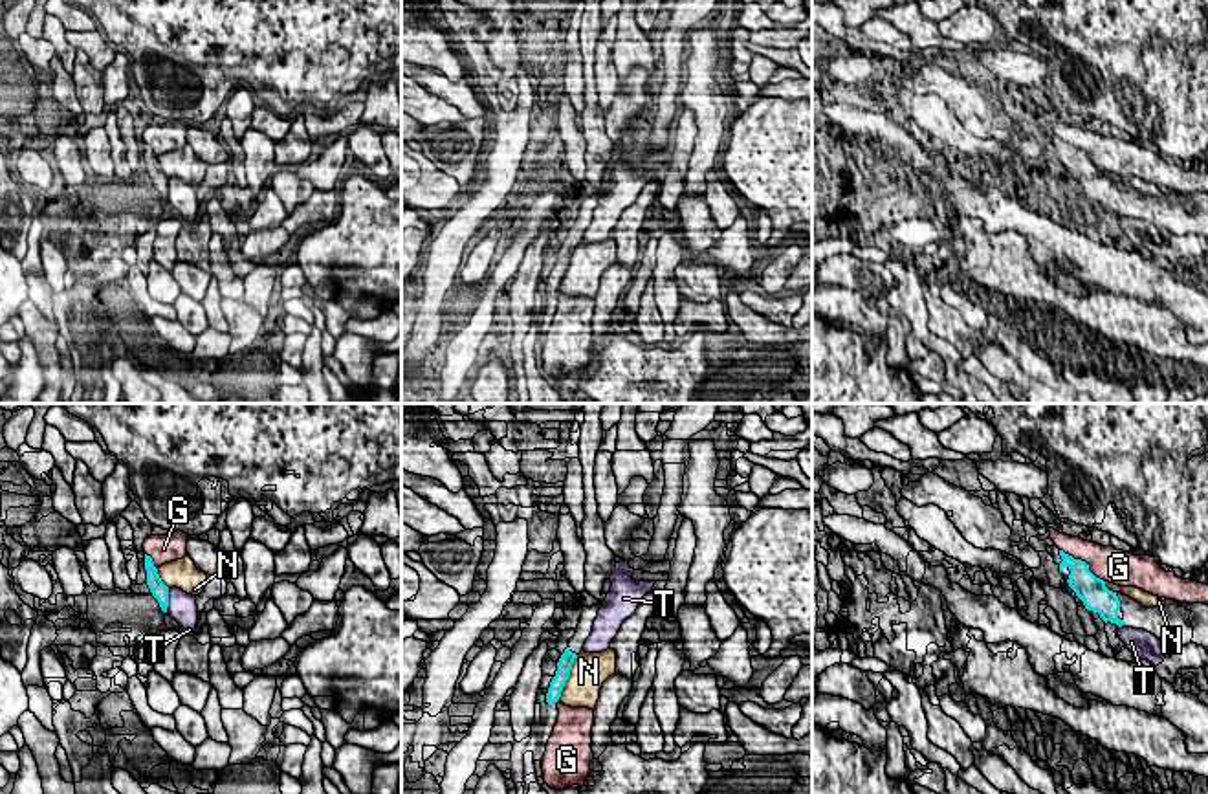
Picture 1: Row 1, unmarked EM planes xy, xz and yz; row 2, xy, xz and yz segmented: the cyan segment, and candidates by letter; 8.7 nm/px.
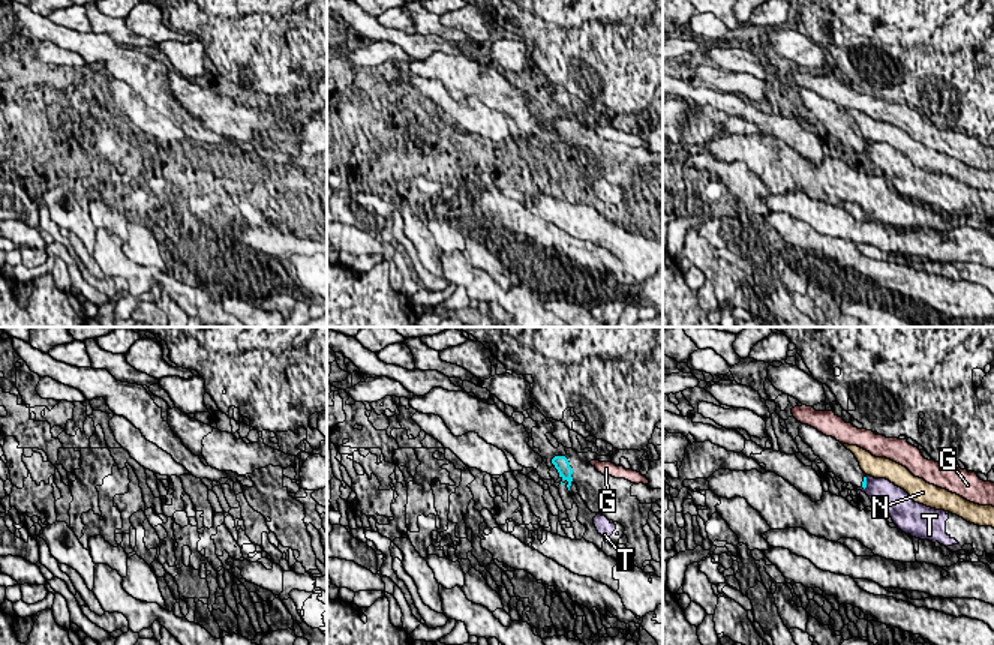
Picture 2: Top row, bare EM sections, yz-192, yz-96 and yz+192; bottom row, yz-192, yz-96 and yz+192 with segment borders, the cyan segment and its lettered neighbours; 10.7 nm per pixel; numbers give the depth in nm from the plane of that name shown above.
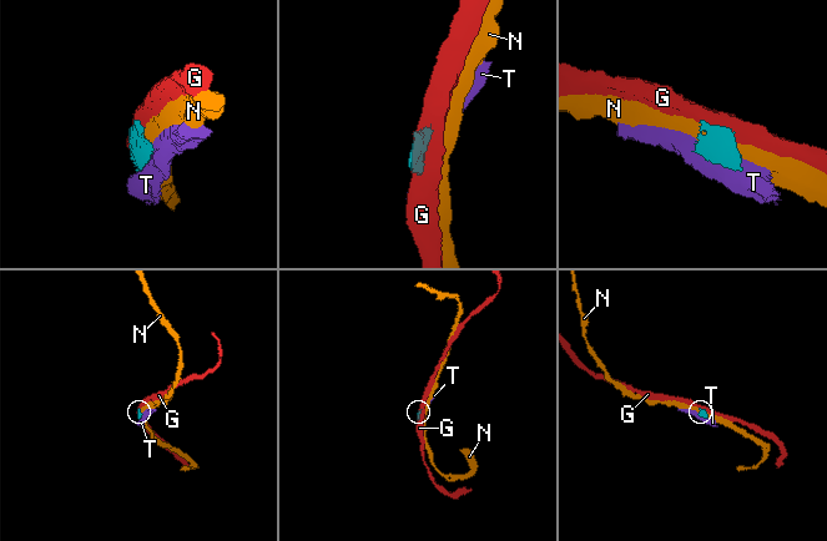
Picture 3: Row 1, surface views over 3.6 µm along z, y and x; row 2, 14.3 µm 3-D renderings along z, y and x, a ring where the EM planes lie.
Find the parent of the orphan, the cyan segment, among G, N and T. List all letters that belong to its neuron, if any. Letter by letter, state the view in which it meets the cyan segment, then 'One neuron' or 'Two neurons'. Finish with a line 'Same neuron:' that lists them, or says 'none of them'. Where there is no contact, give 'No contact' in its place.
G: Touches cyan in yz. Two neurons
N: Touches cyan in xz. Two neurons
T: Touches cyan in xy. Two neurons
Same neuron: none of them

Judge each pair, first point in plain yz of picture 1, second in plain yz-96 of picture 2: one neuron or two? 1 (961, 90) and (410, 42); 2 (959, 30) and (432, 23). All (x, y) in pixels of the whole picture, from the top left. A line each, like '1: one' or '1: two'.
1: two
2: two

